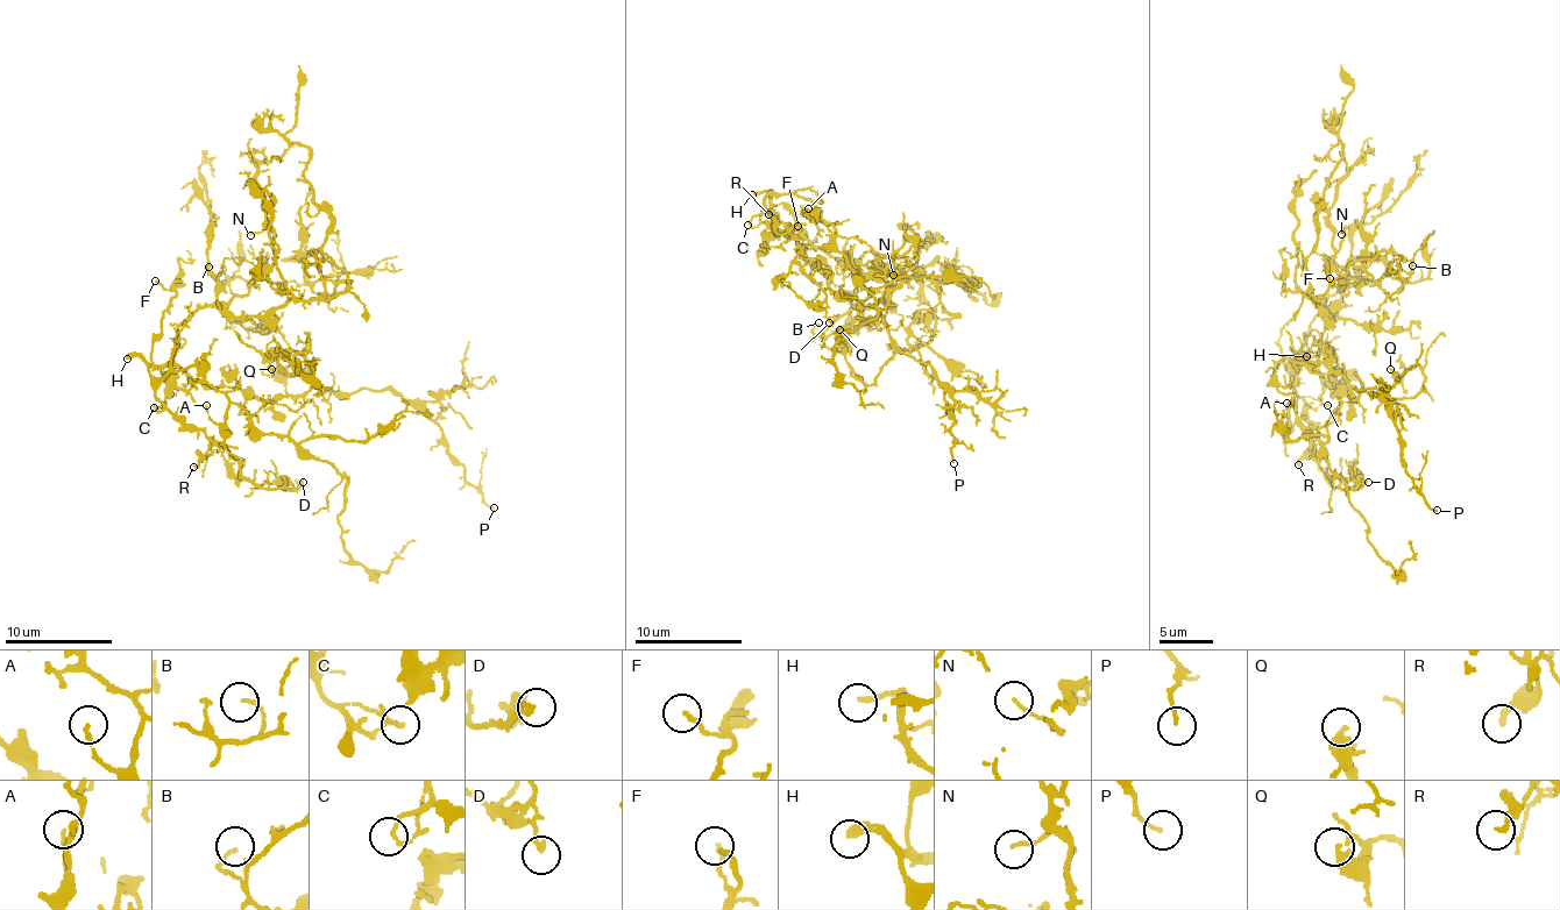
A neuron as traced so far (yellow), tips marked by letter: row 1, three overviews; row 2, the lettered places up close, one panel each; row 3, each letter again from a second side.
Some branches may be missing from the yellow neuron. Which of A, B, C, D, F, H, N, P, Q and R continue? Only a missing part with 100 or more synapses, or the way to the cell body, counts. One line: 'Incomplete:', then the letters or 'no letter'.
Incomplete: H

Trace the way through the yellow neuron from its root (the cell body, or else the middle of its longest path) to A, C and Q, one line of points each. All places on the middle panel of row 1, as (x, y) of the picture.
A: (788, 225), (774, 214), (770, 194), (807, 198), (824, 225), (808, 208)
C: (788, 225), (774, 214), (771, 194), (765, 196), (763, 212), (747, 225)
Q: (788, 225), (834, 292), (871, 306), (884, 319), (895, 354), (872, 383), (855, 378), (839, 329)

